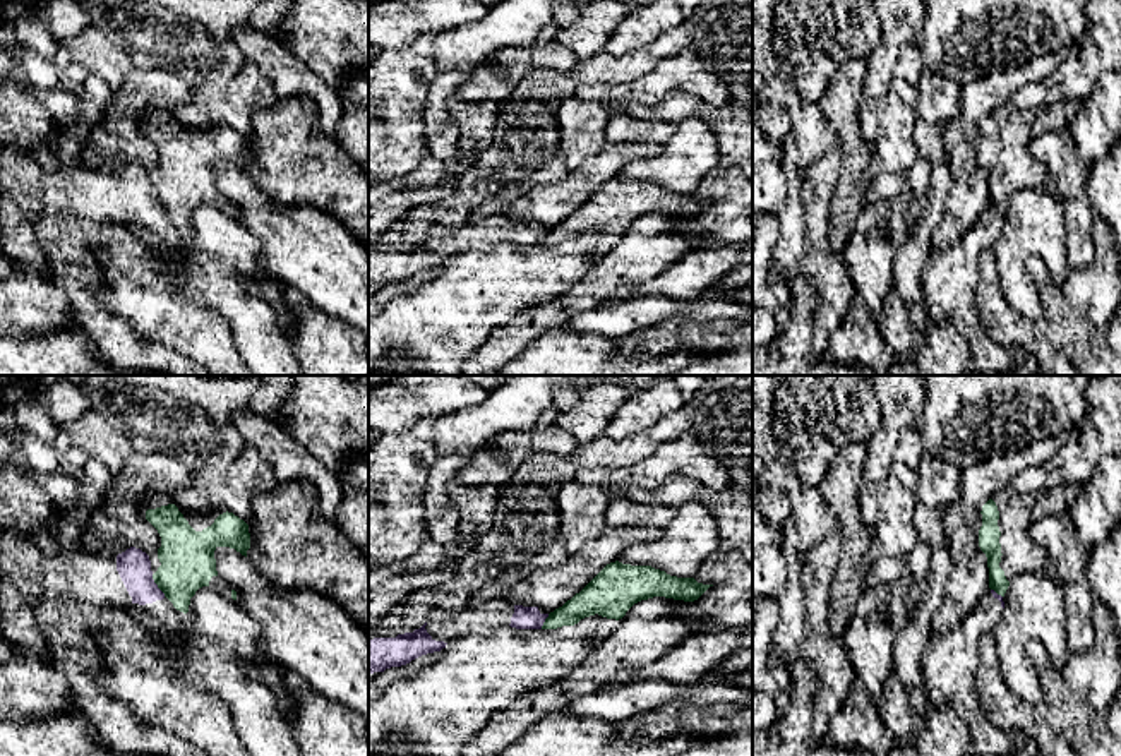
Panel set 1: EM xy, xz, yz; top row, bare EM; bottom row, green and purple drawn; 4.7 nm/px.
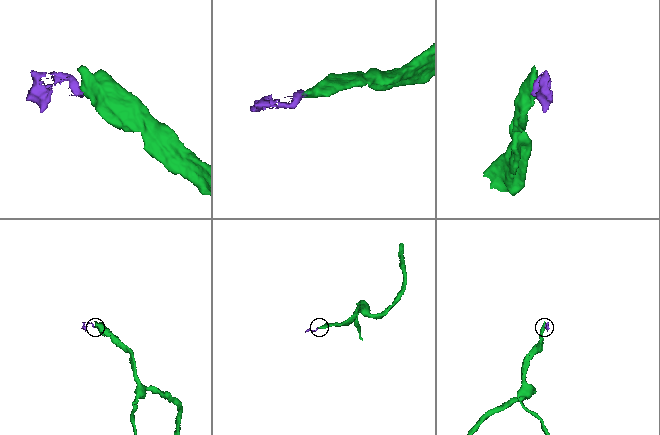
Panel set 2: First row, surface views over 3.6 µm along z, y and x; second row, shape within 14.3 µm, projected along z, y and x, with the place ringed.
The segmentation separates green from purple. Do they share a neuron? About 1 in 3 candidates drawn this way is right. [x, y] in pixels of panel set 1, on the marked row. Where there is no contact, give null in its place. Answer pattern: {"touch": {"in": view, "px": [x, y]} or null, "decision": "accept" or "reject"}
{"touch": {"in": "xy", "px": [156, 583]}, "decision": "reject"}

